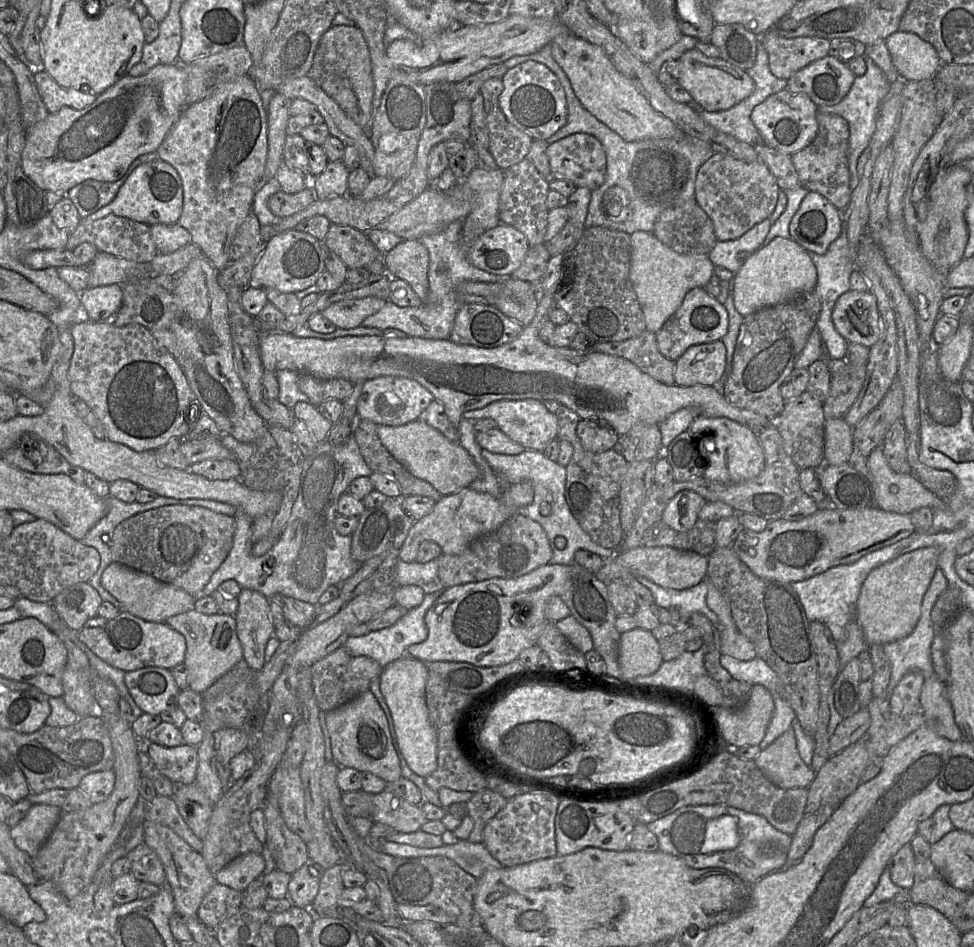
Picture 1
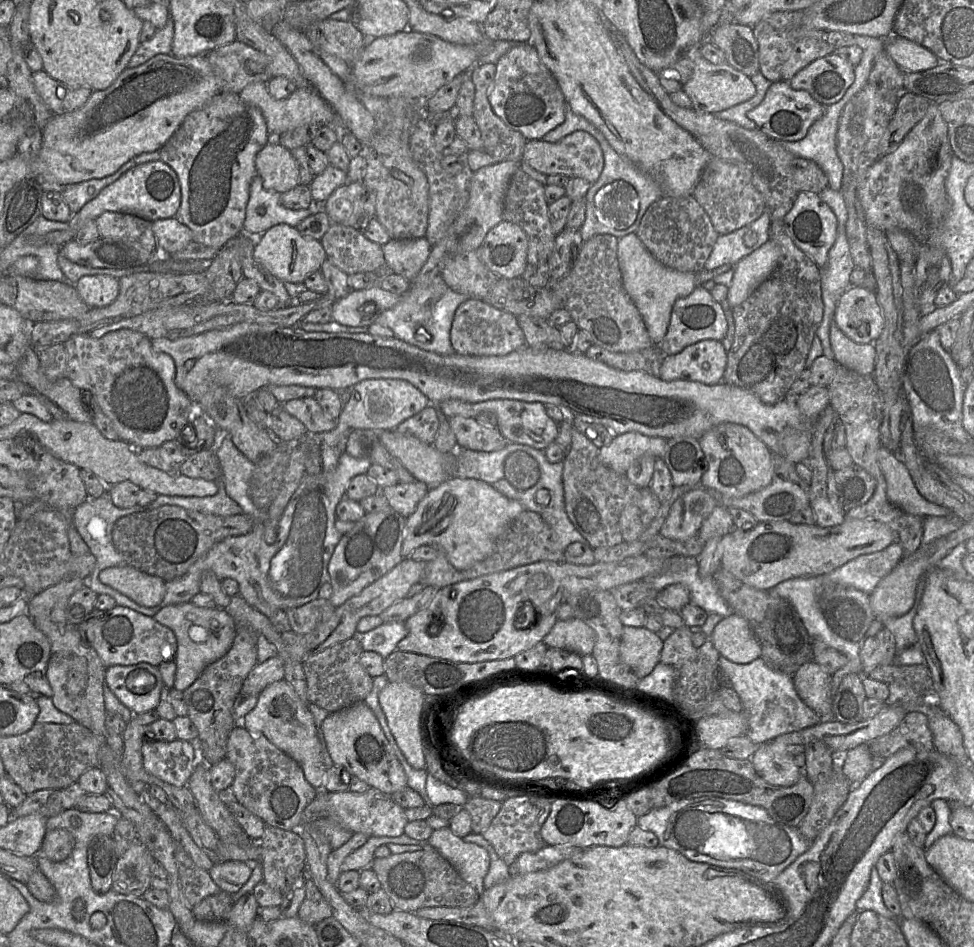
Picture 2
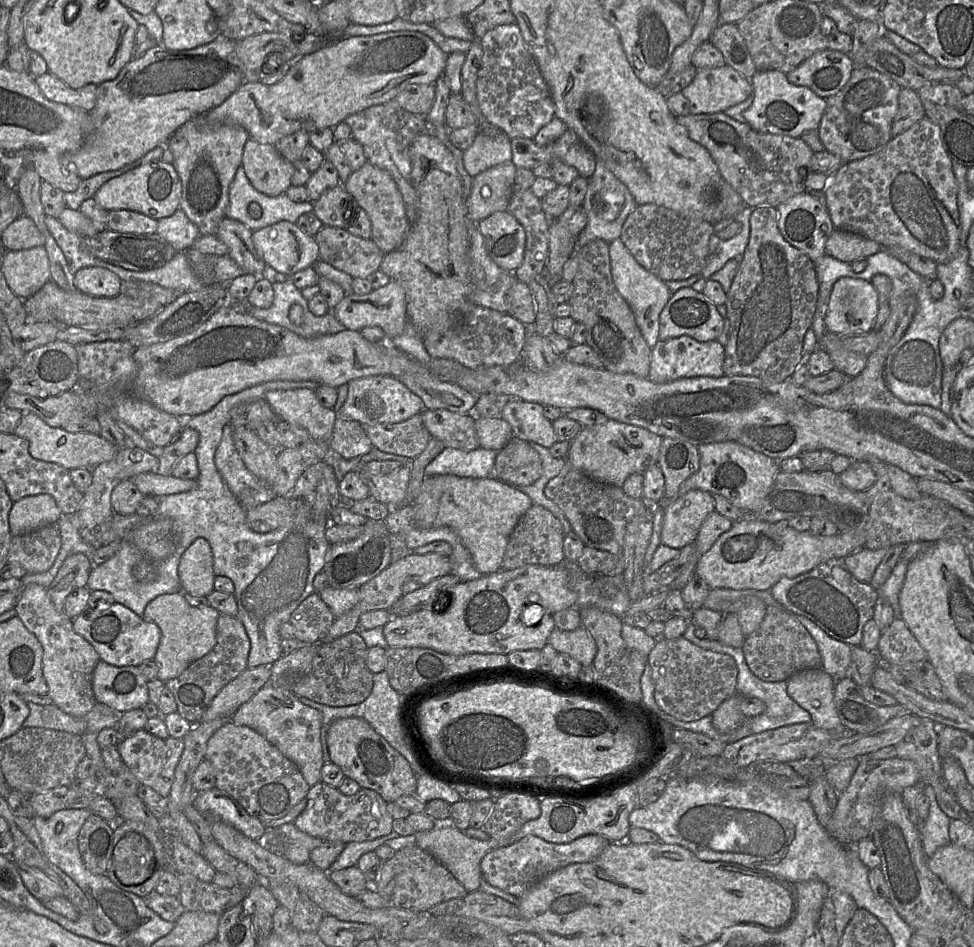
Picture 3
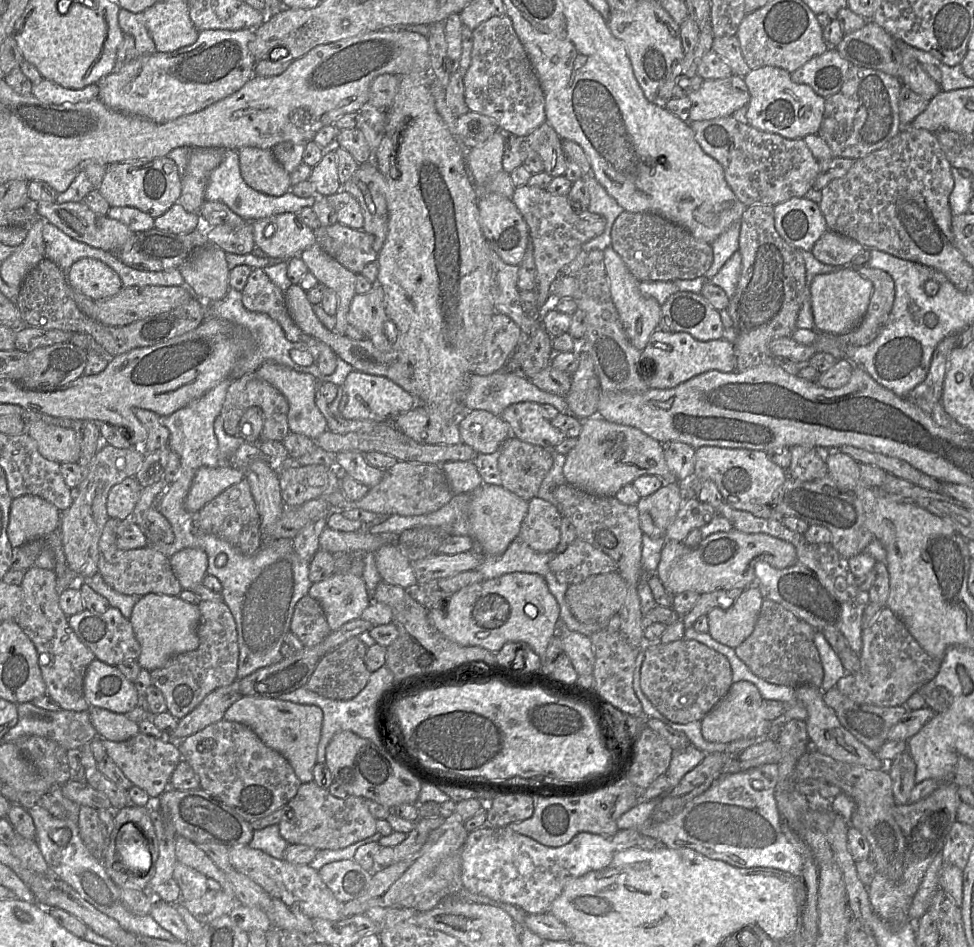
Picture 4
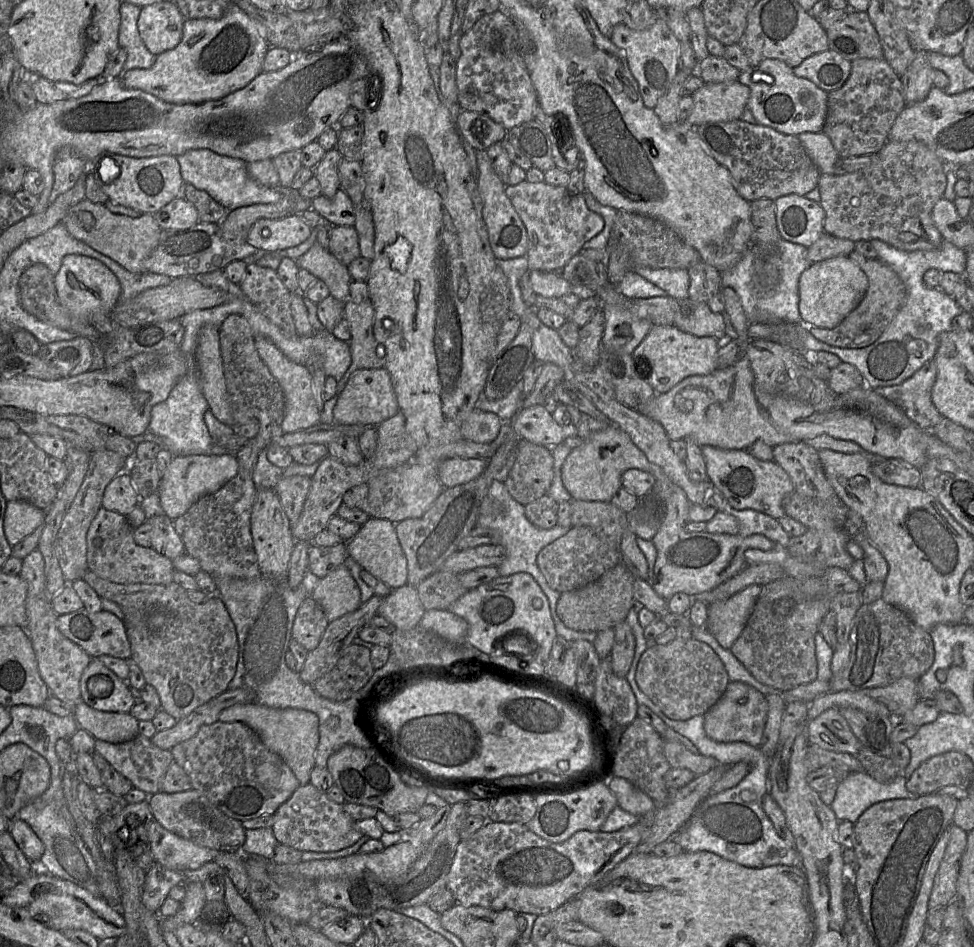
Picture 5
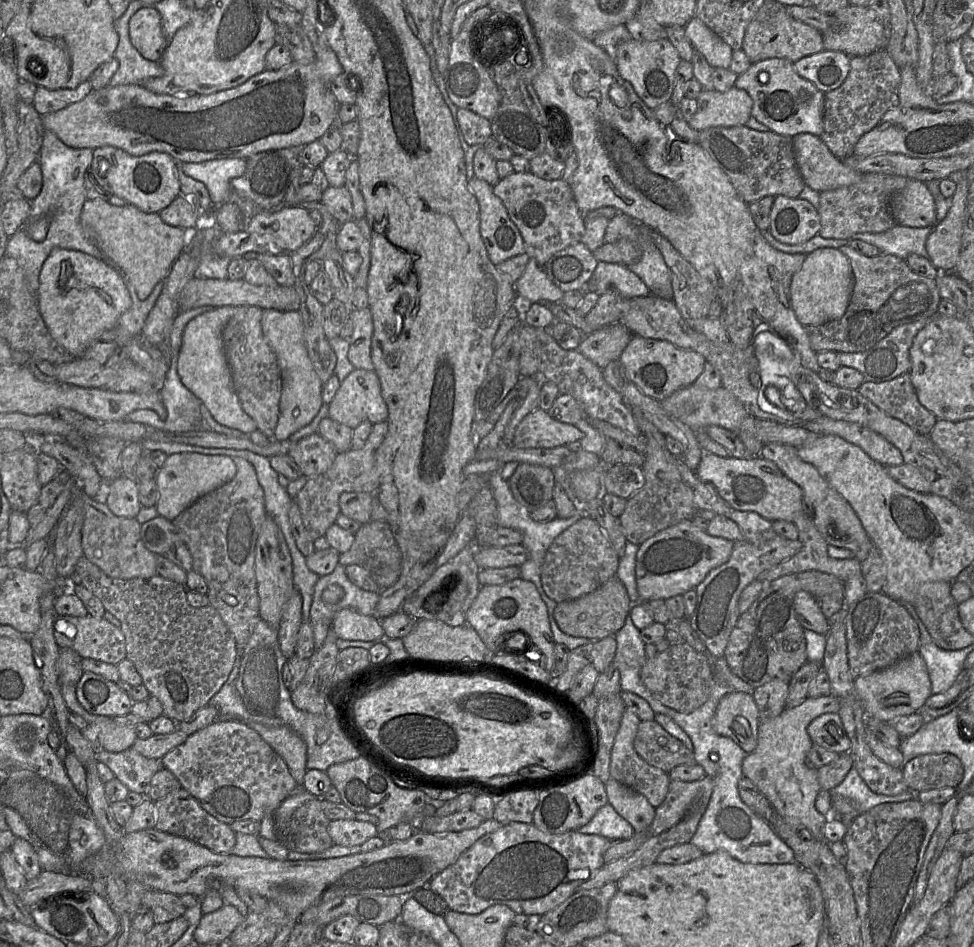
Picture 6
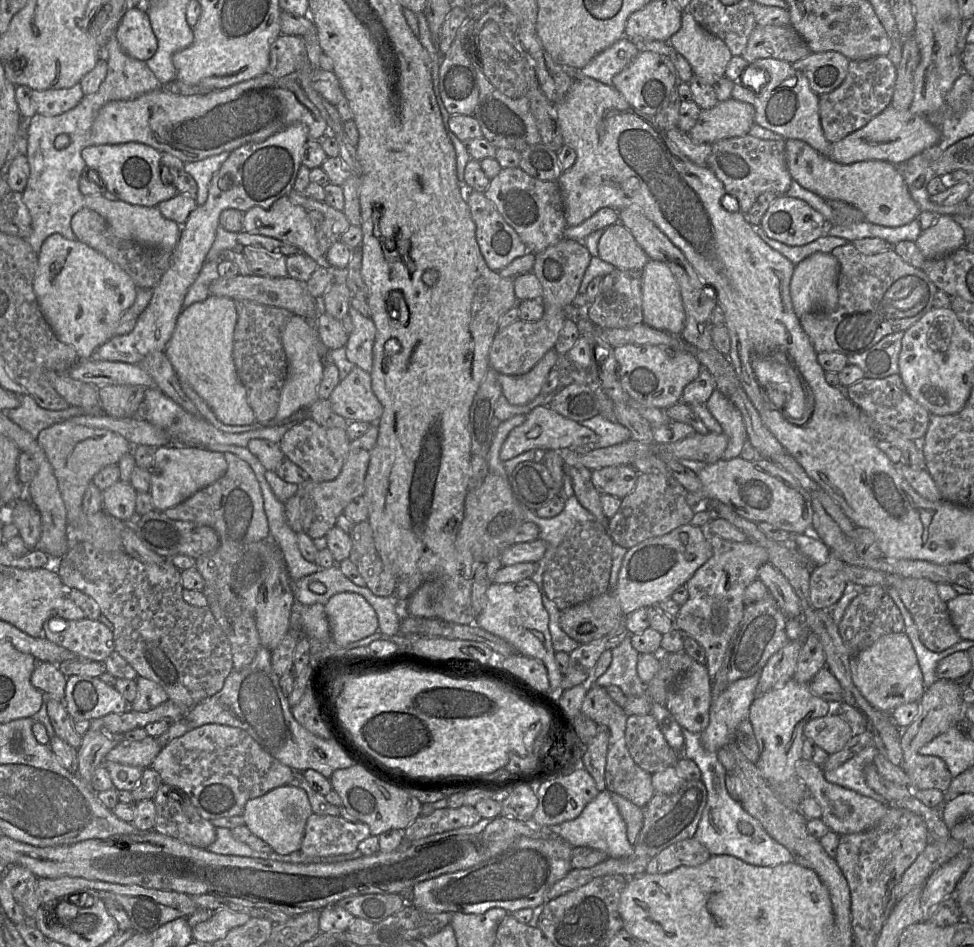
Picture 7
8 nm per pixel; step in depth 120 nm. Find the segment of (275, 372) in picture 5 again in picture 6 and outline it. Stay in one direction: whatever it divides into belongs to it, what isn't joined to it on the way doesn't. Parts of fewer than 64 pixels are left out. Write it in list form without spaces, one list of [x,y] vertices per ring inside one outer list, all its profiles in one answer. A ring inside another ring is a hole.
[[[272,308],[263,310],[261,326],[264,337],[274,350],[281,369],[282,392],[280,413],[274,432],[275,440],[288,439],[317,416],[322,401],[322,382],[308,356],[304,341],[301,315],[296,311],[280,311]]]

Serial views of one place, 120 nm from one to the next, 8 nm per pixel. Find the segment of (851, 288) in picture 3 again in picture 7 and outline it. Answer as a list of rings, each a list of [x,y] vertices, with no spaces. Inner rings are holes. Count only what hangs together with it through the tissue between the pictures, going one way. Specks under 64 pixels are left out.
[[[814,253],[795,266],[790,282],[790,297],[798,318],[808,313],[829,313],[836,310],[839,273],[839,262],[831,253]]]

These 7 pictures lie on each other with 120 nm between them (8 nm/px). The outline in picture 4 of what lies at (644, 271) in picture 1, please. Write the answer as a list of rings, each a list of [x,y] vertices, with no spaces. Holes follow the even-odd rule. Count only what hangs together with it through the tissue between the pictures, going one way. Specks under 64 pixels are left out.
[[[609,246],[603,250],[604,265],[610,287],[610,294],[619,314],[624,332],[631,344],[642,351],[651,334],[658,328],[661,305],[652,297],[645,297],[639,290],[640,281],[629,271],[622,258]]]

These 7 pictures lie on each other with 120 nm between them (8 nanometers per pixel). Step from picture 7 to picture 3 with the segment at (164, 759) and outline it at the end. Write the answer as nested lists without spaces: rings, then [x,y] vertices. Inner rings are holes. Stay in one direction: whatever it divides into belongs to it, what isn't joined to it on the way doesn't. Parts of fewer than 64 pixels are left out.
[[[232,720],[216,730],[208,740],[204,760],[209,761],[215,770],[215,788],[229,794],[249,815],[262,823],[286,815],[294,805],[305,799],[310,788],[296,764],[281,753],[276,746],[254,729],[236,725]]]

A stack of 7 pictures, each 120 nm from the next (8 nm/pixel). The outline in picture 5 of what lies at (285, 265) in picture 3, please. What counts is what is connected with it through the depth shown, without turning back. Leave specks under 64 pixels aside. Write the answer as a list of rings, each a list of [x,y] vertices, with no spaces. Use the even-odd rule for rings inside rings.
[[[299,213],[282,218],[260,218],[249,231],[247,242],[263,252],[274,252],[297,246],[312,233]]]

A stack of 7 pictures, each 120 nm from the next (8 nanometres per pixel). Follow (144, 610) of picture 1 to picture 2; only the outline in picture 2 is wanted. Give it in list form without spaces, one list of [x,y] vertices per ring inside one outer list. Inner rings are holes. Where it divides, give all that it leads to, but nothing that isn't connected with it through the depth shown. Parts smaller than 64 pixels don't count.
[[[129,566],[105,568],[99,580],[144,607],[159,605],[166,592],[163,579]]]

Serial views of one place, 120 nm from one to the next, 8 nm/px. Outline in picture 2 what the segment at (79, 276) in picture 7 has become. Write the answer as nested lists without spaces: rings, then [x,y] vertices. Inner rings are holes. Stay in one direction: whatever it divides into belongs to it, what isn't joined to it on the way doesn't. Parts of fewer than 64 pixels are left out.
[[[109,275],[83,276],[74,284],[81,299],[91,308],[111,304],[119,294],[119,279]]]

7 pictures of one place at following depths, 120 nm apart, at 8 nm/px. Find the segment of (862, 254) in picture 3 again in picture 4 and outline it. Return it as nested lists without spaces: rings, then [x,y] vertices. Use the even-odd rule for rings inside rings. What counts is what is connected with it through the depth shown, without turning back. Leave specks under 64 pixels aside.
[[[826,231],[815,243],[812,255],[821,263],[832,266],[852,265],[853,259],[864,250],[864,246],[857,241],[838,234]]]

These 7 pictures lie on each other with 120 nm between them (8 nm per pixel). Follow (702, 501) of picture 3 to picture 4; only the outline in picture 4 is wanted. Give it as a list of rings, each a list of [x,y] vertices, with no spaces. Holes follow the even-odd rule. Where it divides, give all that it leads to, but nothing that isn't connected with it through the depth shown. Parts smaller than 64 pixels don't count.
[[[695,497],[687,498],[666,531],[667,540],[683,542],[693,529],[700,529],[717,515],[717,510]]]

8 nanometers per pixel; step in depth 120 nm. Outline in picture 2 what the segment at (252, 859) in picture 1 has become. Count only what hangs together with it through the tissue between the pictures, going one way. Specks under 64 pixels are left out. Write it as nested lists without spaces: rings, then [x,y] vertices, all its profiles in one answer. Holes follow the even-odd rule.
[[[230,860],[216,863],[209,870],[212,880],[218,887],[230,894],[239,891],[252,874],[251,864],[242,861]]]

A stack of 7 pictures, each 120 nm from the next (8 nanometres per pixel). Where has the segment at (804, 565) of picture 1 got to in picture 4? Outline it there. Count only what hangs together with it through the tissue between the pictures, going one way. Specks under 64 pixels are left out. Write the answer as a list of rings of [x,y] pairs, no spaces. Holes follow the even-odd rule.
[[[732,529],[703,538],[696,546],[666,540],[655,574],[672,596],[685,591],[702,595],[721,589],[747,589],[756,586],[754,569],[758,561],[767,562],[777,569],[785,569],[792,566],[796,560],[795,547],[787,541],[764,533],[746,534]]]

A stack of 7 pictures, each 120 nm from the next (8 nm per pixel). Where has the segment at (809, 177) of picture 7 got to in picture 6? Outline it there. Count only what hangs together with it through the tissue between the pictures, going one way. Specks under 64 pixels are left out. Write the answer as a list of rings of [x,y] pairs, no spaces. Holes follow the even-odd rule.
[[[800,133],[792,139],[797,167],[811,189],[821,193],[853,185],[862,178],[864,173],[838,159],[821,137]],[[909,179],[906,186],[892,196],[890,211],[898,225],[934,227],[938,223],[935,202],[924,182]]]

